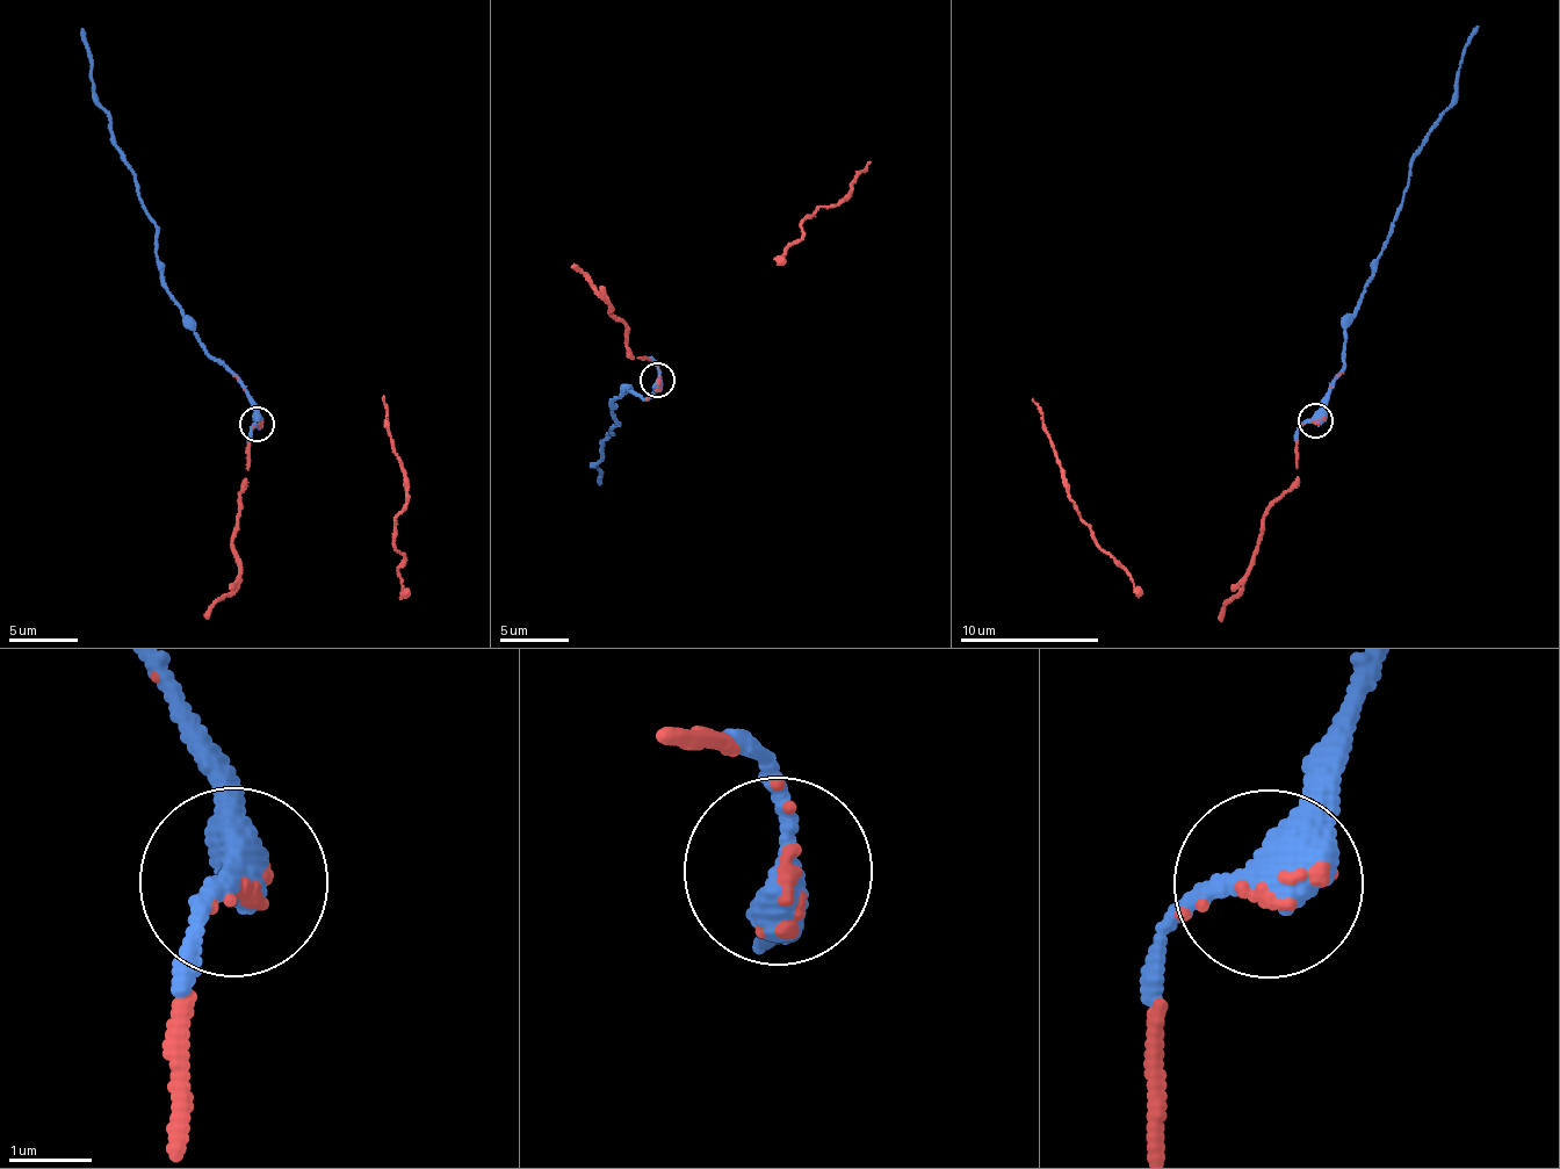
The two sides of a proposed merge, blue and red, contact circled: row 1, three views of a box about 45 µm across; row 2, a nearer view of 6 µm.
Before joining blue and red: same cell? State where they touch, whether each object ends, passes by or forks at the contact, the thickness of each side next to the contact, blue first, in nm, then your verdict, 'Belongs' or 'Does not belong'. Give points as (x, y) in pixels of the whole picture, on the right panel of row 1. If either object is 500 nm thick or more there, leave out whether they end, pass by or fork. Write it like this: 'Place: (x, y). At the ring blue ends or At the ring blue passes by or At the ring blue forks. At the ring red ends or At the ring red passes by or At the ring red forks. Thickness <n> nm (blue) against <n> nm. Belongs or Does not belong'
Place: (1315, 420). At the ring blue passes by. At the ring red passes by. Thickness 440 nm (blue) against 70 nm. Belongs

